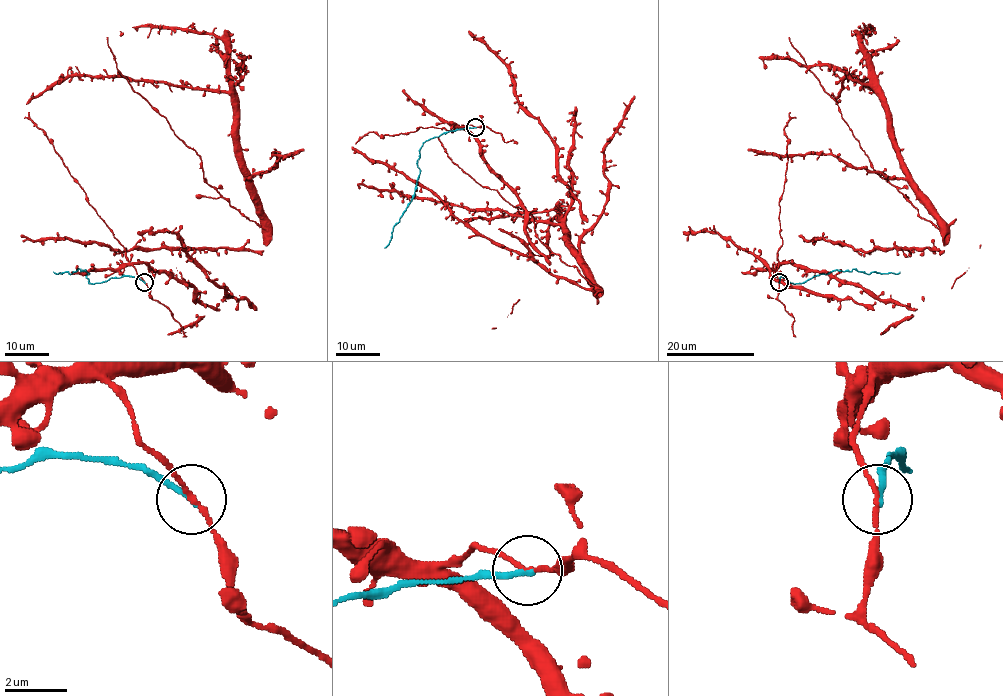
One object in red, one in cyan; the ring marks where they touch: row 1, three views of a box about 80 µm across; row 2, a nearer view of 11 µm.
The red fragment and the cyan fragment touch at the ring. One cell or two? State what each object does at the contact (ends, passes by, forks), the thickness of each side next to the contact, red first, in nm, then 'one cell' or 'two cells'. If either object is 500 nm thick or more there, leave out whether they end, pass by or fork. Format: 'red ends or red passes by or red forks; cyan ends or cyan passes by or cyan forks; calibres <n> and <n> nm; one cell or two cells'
red passes by; cyan ends; calibres 130 and 200 nm; two cells

